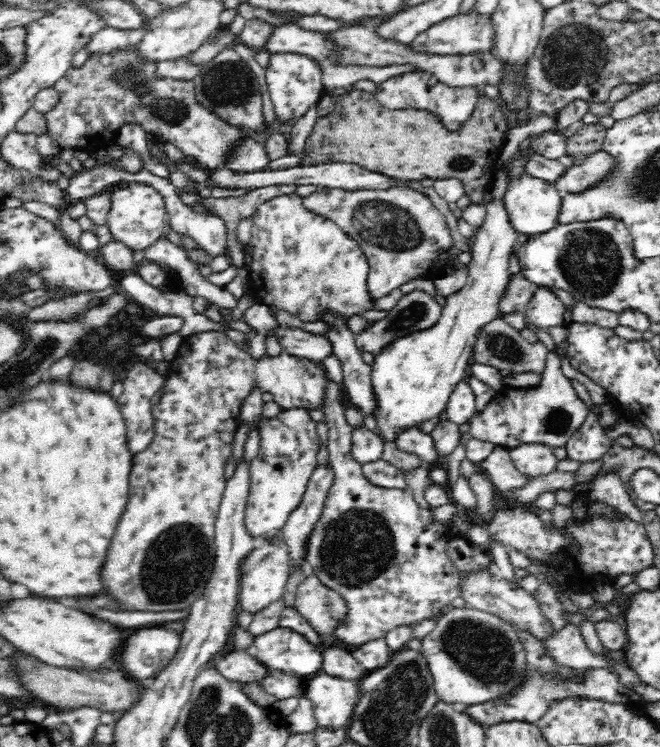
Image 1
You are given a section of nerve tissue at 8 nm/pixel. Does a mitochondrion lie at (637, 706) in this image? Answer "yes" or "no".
no

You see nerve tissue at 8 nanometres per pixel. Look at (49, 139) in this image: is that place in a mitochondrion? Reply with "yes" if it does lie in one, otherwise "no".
no

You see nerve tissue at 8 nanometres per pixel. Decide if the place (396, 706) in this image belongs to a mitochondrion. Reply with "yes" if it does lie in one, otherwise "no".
yes

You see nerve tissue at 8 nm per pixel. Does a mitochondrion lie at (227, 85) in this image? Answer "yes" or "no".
yes

